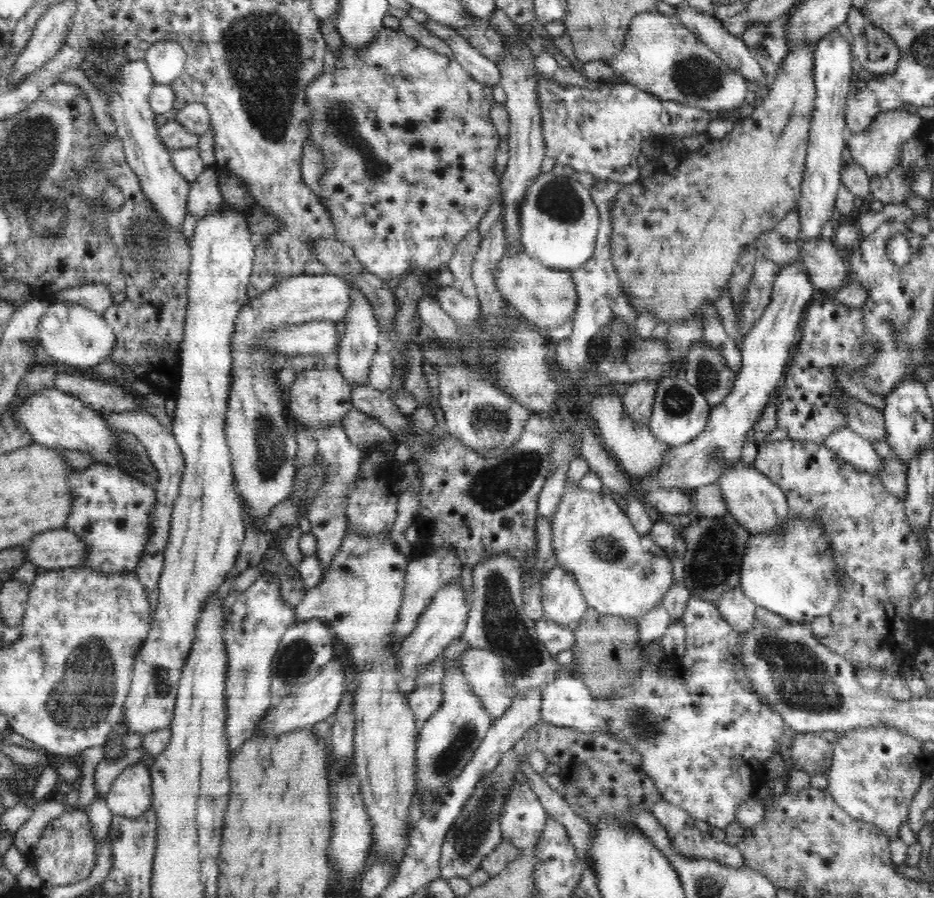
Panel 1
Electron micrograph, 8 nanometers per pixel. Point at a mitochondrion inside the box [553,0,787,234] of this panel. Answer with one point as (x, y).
(692, 75)

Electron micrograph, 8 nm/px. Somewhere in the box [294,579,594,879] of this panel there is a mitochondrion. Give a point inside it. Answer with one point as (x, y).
(470, 835)

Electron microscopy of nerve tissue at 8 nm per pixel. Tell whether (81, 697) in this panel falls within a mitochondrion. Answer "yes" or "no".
yes

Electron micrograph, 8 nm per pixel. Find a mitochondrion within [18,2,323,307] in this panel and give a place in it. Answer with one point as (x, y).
(264, 52)

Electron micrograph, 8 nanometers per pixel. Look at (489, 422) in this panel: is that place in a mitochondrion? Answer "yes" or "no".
yes

